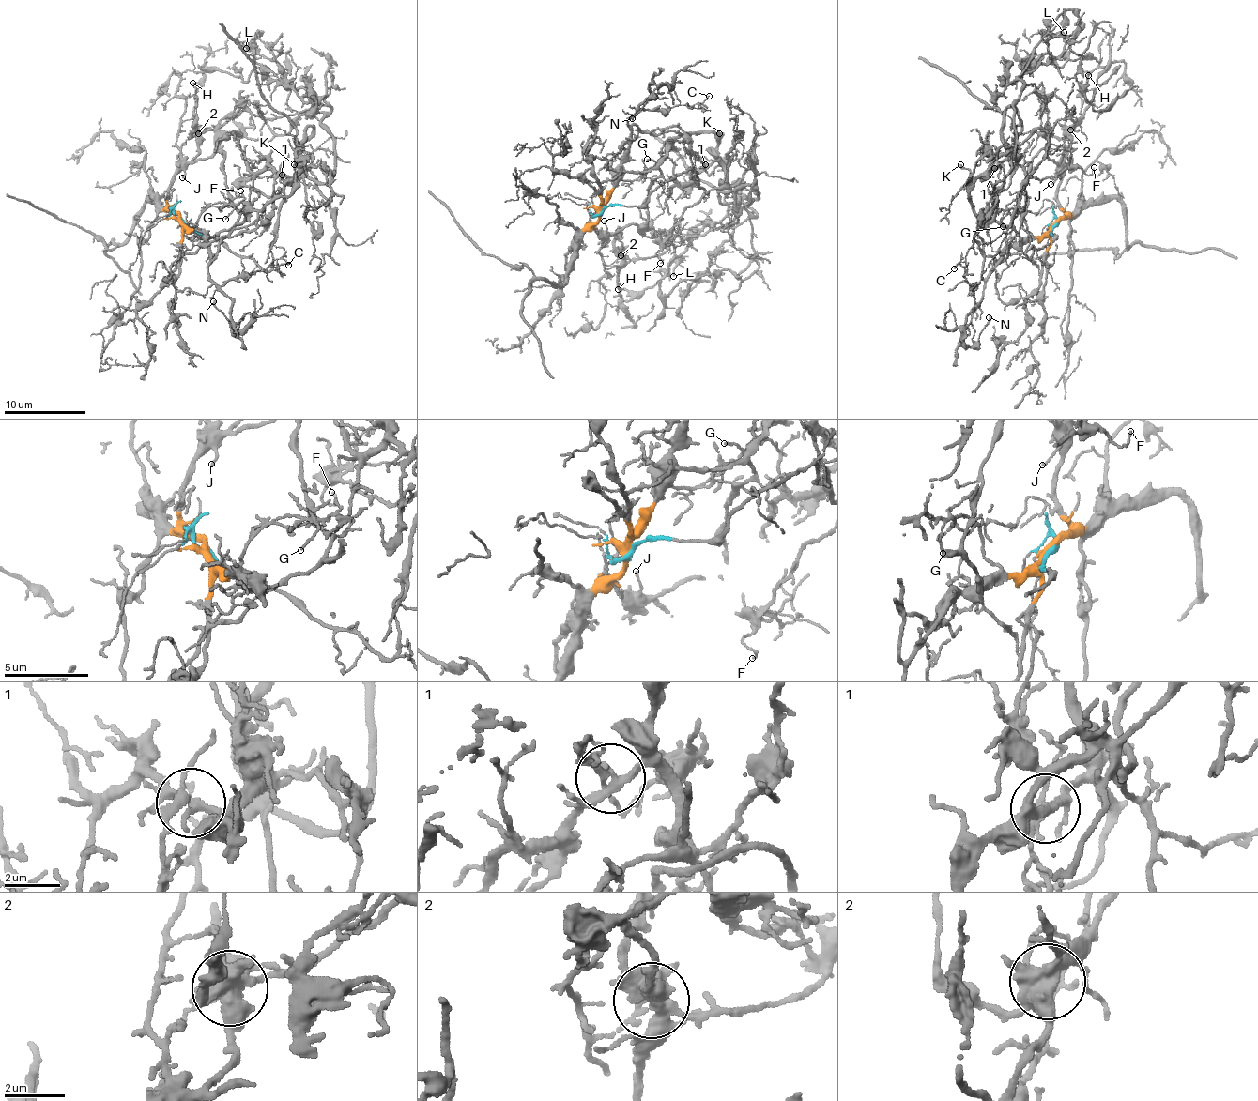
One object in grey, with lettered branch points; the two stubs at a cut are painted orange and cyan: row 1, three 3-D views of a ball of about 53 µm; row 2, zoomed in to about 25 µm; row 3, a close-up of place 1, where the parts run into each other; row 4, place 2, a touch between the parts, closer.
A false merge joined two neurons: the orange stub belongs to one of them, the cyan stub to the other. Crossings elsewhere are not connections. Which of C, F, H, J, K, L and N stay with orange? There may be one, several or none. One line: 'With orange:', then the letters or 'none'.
With orange: C, H, J, N

